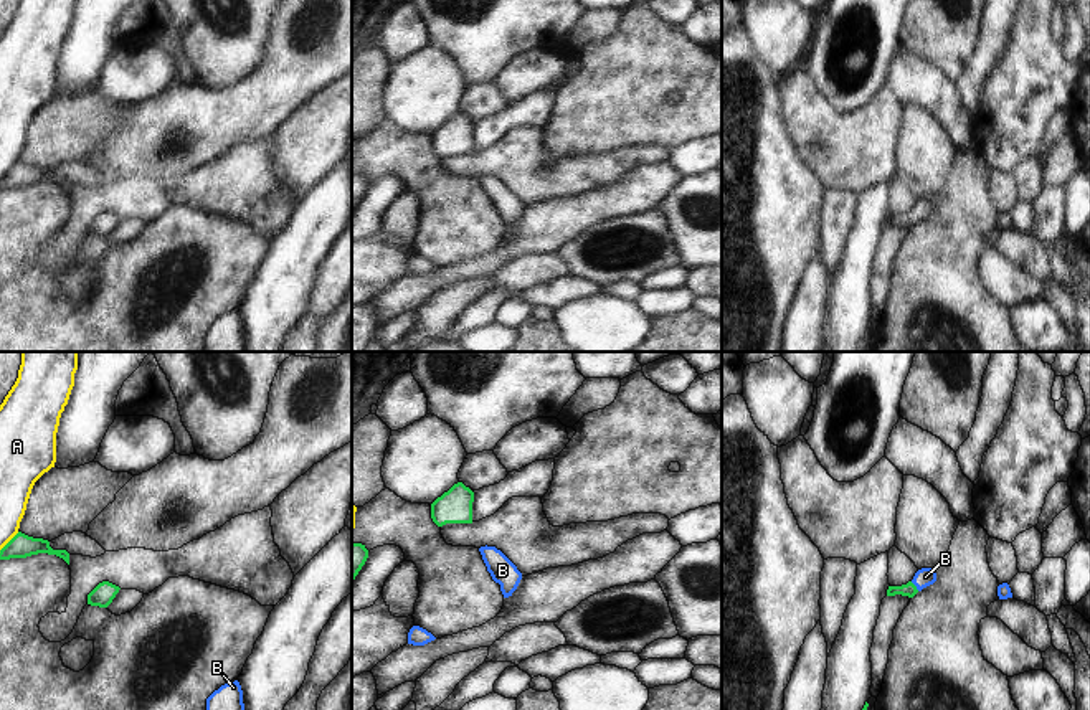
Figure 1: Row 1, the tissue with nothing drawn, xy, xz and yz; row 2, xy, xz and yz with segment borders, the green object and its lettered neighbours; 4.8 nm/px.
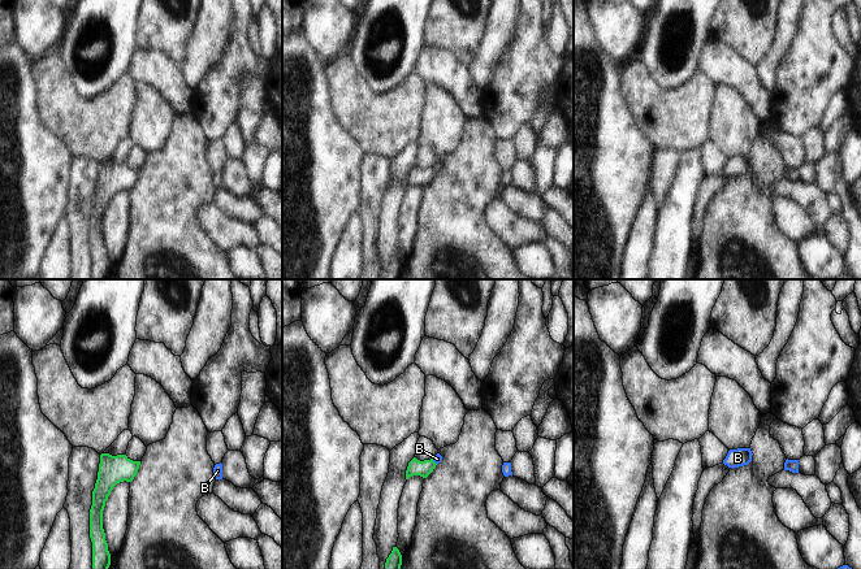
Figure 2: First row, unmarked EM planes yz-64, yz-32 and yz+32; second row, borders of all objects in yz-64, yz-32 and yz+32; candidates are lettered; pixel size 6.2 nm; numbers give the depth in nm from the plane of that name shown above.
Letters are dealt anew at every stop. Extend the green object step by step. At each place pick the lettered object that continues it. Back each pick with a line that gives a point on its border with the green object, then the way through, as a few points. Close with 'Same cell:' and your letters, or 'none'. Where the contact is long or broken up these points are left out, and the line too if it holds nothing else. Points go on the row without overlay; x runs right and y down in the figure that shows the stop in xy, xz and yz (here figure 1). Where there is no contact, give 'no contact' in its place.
B: yz (915, 217) | across yz (909, 220), (915, 217), (925, 207)
Same cell: B

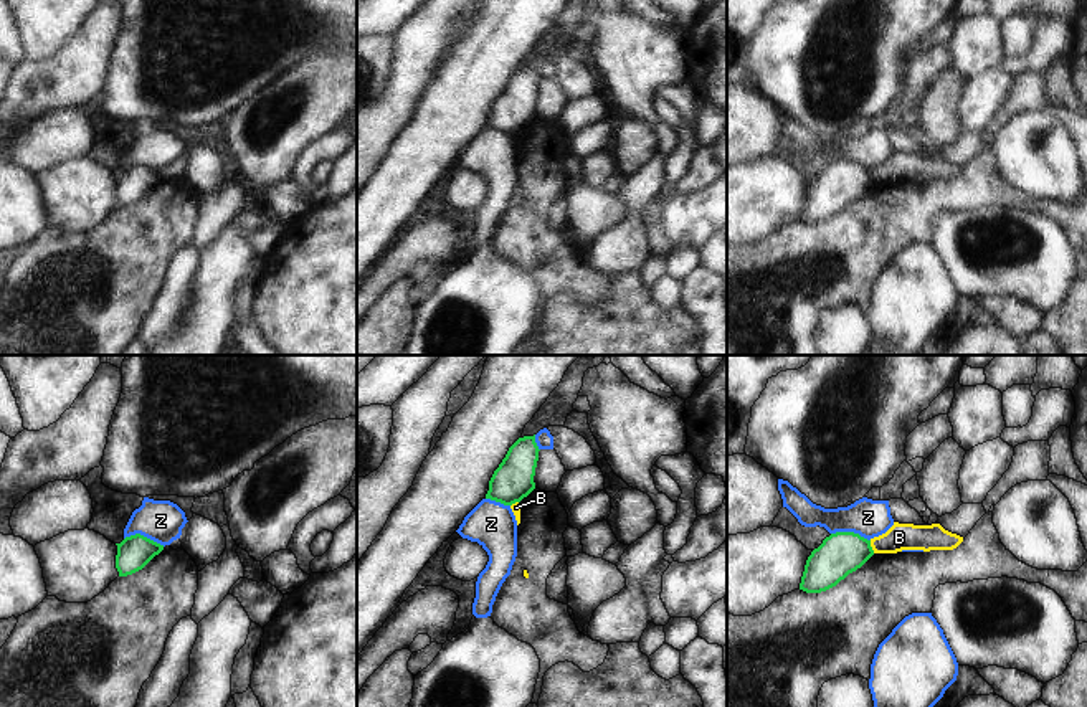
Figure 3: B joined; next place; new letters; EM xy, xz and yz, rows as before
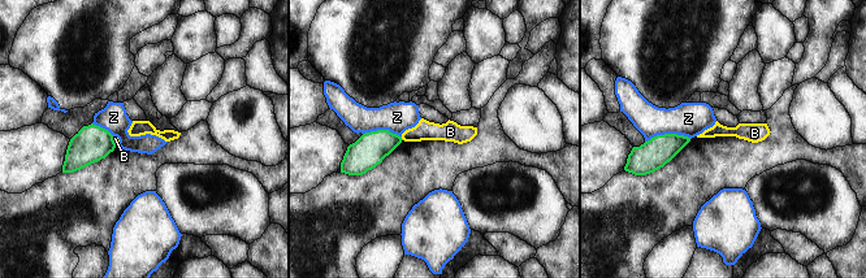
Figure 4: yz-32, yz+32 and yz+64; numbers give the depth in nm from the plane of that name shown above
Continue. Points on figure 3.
Same cell: none

